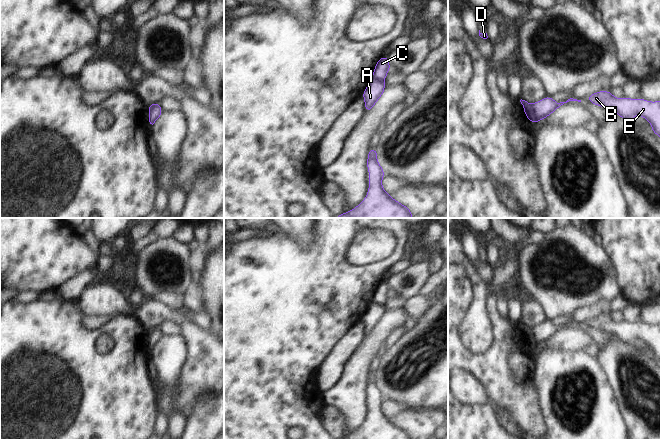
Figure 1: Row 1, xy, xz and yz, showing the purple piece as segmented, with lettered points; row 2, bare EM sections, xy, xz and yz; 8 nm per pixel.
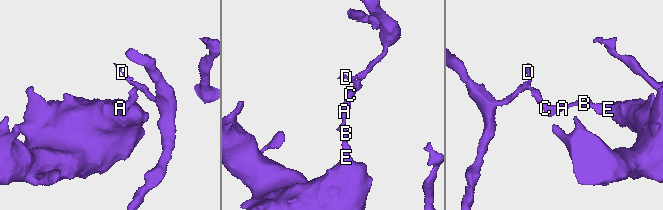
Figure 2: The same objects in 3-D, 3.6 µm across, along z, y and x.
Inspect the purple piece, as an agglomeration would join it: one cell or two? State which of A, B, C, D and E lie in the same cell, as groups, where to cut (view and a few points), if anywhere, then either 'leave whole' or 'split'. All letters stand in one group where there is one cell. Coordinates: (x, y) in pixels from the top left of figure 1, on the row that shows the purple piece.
A B E / C D; cut in yz along (531, 104), (534, 115), (538, 119); split

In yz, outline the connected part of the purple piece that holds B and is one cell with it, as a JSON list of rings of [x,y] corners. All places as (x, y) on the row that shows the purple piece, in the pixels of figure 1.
[[[599,91],[586,97],[586,99],[603,108],[612,108],[625,120],[631,121],[639,114],[648,120],[652,126],[652,132],[660,136],[660,101],[649,102],[642,98],[616,99],[611,91]]]

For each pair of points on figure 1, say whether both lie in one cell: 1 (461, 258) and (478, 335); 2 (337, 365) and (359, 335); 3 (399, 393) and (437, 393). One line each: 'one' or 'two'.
1: one
2: one
3: one

